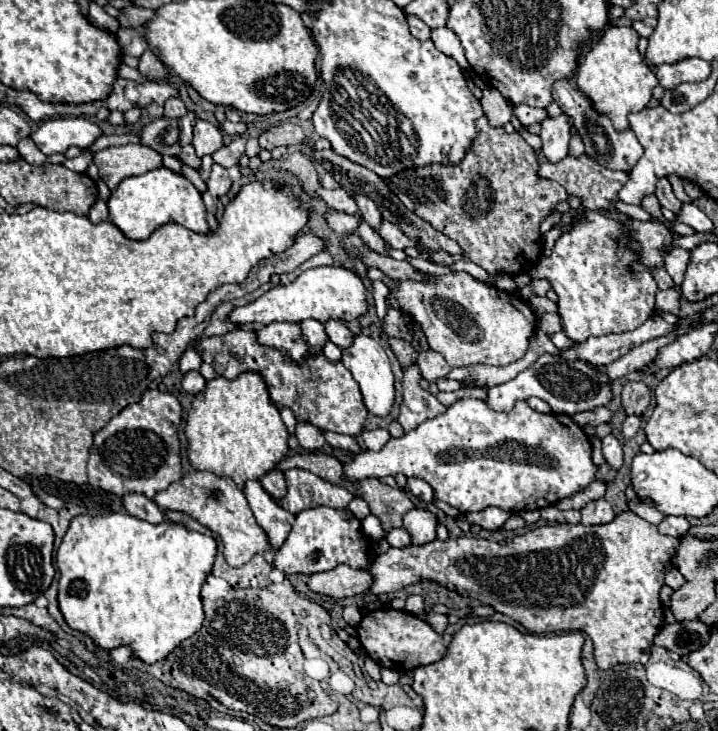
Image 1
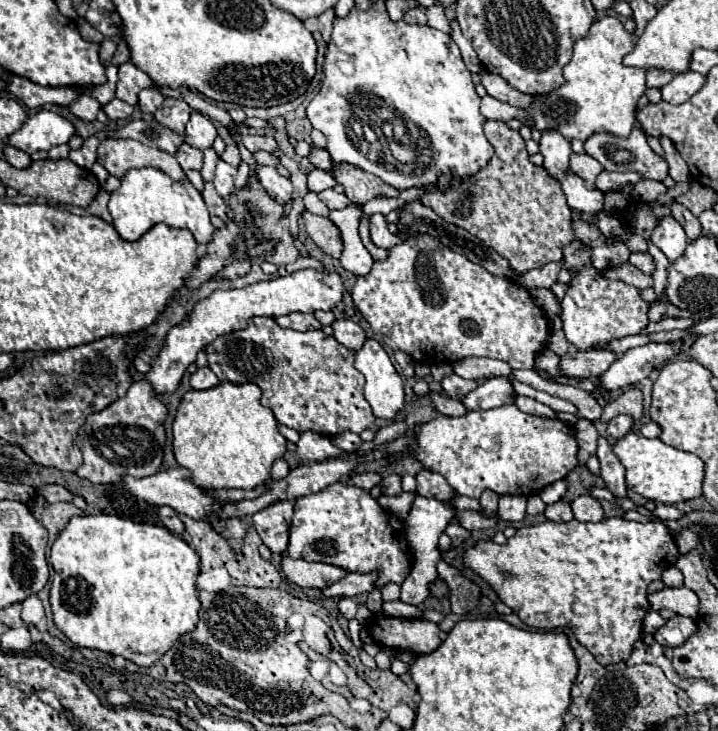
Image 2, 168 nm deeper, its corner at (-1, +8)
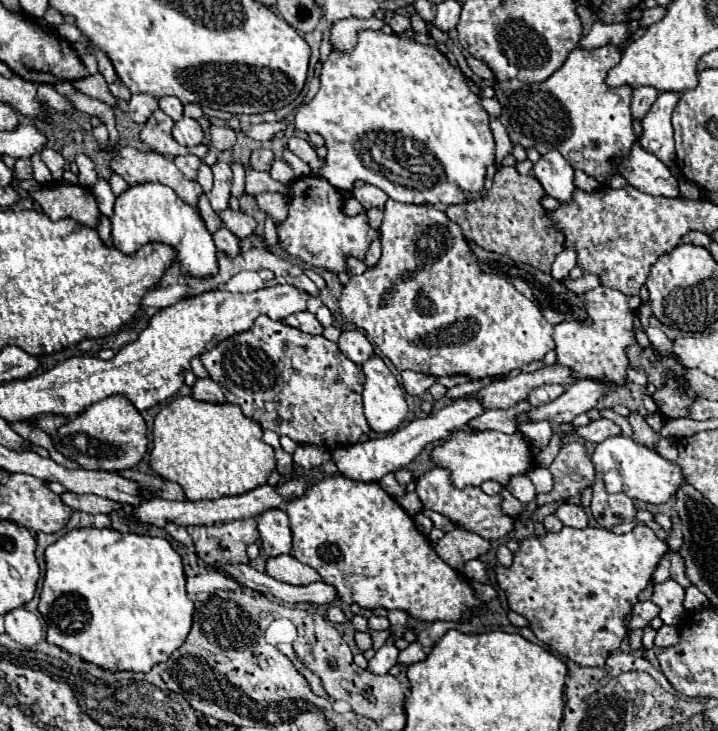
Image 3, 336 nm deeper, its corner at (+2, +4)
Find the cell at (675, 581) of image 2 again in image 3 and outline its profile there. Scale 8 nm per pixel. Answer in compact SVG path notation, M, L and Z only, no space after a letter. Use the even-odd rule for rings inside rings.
M672 579L654 585L654 593L652 593L650 601L660 607L658 617L664 621L664 625L676 627L686 613L684 605L682 605L684 603L684 589Z

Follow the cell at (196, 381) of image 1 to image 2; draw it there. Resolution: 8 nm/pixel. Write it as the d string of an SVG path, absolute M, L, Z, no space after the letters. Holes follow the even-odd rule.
M197 367L197 371L191 375L191 387L193 389L211 389L219 383L215 373L209 367Z

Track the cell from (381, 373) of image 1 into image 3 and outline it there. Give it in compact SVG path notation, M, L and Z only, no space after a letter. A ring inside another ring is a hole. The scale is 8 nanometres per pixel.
M378 355L368 359L362 365L362 371L366 375L366 381L364 381L364 415L368 419L370 429L376 433L390 433L390 431L398 429L400 423L404 421L406 413L408 413L408 405L406 405L404 391L398 385L396 377L392 375L392 371L386 367L386 363Z

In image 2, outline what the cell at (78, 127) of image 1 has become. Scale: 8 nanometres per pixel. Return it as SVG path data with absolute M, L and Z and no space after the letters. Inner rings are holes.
M39 111L37 115L29 117L25 121L25 125L7 137L7 143L23 149L25 153L33 153L33 151L49 151L51 145L63 145L69 143L69 139L75 135L75 125L61 117L55 111Z

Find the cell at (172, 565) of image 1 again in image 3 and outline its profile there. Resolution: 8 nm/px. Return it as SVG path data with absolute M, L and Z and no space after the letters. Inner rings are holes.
M96 527L72 529L66 535L62 535L56 543L46 547L46 575L44 575L44 583L42 583L42 591L40 591L40 603L38 603L38 611L46 623L46 641L72 653L72 655L78 655L86 663L92 663L92 665L106 669L106 671L114 671L114 673L116 671L142 671L142 673L146 673L156 663L166 661L184 643L184 639L190 631L194 603L188 599L184 585L186 585L186 575L182 569L182 559L166 539L150 537L150 535L134 535L134 533L122 535L114 529L96 529Z

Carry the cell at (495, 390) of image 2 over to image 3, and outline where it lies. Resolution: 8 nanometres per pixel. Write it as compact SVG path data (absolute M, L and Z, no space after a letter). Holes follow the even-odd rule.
M456 399L450 405L446 405L444 409L436 411L428 417L414 419L406 427L394 431L392 435L378 437L378 439L372 439L372 441L366 441L366 443L354 443L354 445L348 445L348 447L338 447L330 455L332 455L332 461L336 463L338 473L342 477L348 477L352 481L366 481L366 483L380 481L386 473L404 469L428 443L444 439L450 433L462 429L464 425L468 425L470 419L478 417L482 411L484 411L484 407L482 407L480 399Z

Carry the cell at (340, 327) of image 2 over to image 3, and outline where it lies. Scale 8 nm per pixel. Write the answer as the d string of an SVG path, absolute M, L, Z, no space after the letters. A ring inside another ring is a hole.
M344 331L340 335L340 341L338 341L338 347L340 351L350 359L354 361L356 365L362 365L364 361L368 361L368 357L374 355L374 347L372 343L366 339L364 333L360 331Z

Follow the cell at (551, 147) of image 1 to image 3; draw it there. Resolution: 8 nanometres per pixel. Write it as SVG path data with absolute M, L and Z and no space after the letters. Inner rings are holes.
M550 151L542 155L540 161L532 167L532 173L550 197L558 201L572 199L572 191L576 189L574 169L558 151Z

